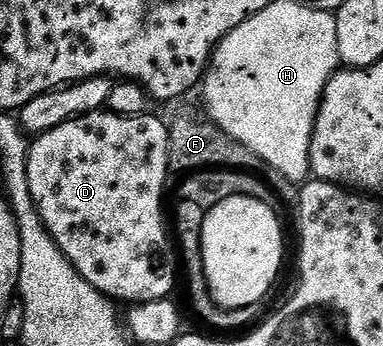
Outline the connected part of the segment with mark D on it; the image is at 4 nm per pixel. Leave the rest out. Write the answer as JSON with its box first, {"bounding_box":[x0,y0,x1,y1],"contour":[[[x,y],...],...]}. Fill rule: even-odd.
{"bounding_box":[27,111,177,305],"contour":[[[110,111],[82,113],[38,134],[31,141],[27,168],[35,209],[69,263],[99,293],[116,302],[136,305],[170,298],[175,289],[175,261],[177,265],[169,225],[163,222],[163,188],[171,169],[169,125],[159,117],[147,116],[122,117]]]}

